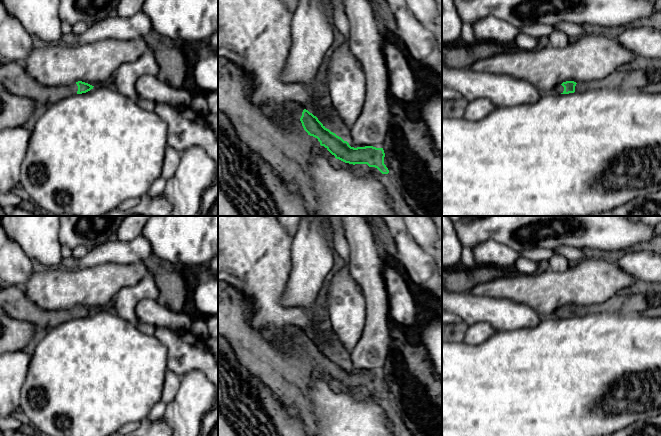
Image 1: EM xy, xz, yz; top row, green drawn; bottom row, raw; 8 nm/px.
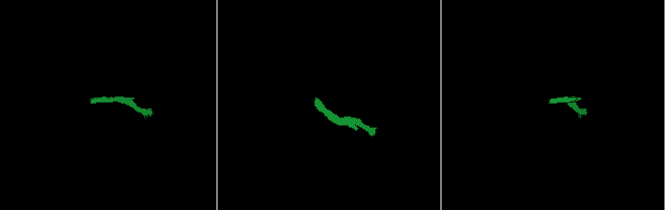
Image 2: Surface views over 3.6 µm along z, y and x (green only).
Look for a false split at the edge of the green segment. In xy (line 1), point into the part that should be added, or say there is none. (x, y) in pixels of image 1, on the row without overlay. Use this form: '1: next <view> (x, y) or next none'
1: next xy (13, 300)

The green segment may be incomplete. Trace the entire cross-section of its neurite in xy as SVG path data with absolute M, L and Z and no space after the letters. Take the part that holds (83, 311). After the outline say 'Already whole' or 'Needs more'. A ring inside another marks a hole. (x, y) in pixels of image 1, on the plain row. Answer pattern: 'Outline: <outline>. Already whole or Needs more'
Outline: M3 284L0 288L0 307L11 318L32 323L39 333L69 320L86 317L94 311L82 305L64 310L45 310L29 300L22 287Z. Needs more

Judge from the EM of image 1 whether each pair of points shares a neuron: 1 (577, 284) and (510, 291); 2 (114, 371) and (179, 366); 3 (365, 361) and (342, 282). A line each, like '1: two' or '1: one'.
1: one
2: two
3: two

